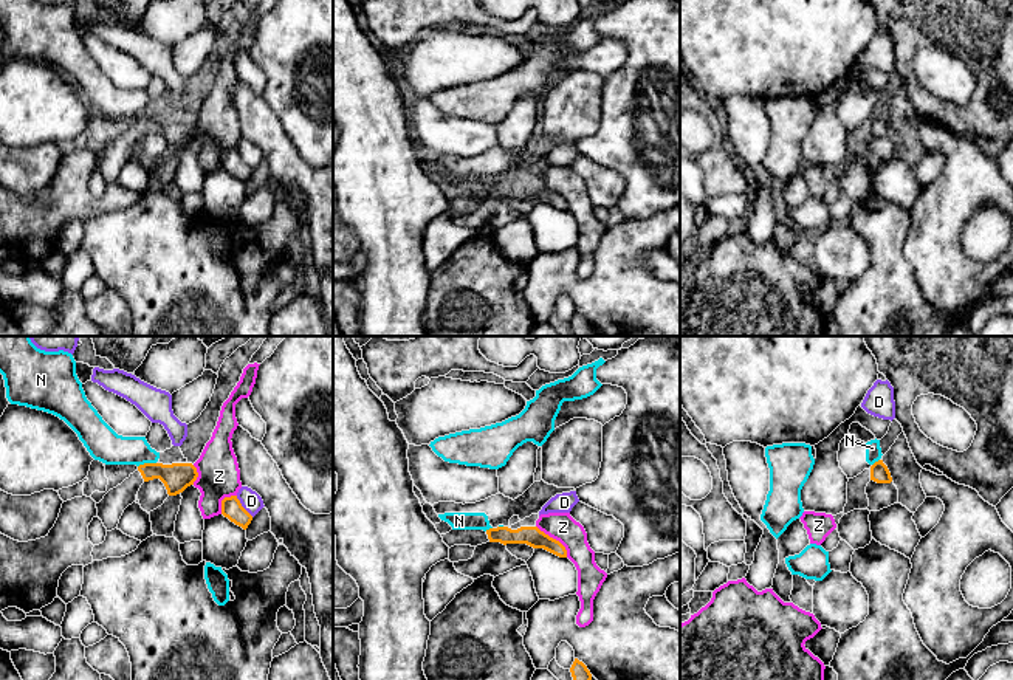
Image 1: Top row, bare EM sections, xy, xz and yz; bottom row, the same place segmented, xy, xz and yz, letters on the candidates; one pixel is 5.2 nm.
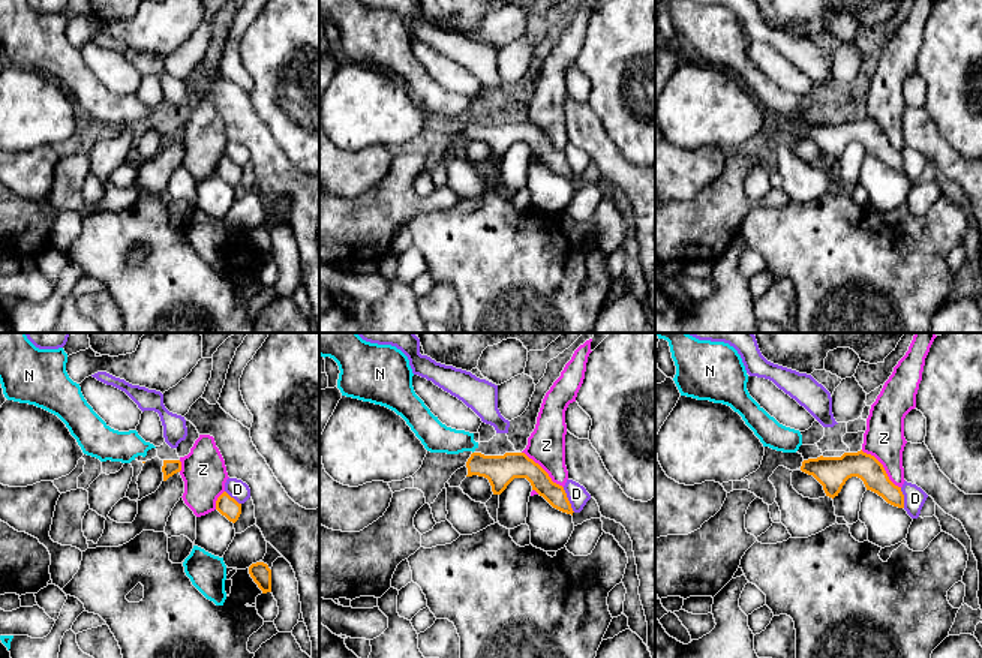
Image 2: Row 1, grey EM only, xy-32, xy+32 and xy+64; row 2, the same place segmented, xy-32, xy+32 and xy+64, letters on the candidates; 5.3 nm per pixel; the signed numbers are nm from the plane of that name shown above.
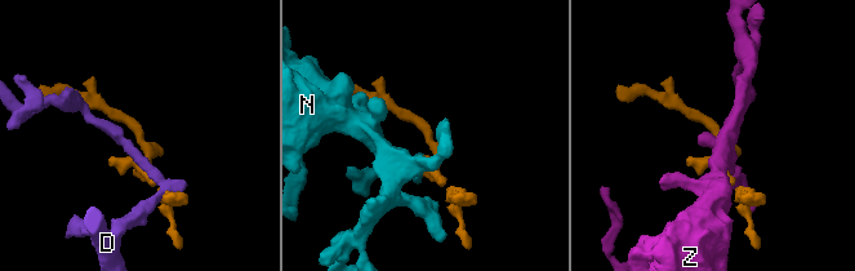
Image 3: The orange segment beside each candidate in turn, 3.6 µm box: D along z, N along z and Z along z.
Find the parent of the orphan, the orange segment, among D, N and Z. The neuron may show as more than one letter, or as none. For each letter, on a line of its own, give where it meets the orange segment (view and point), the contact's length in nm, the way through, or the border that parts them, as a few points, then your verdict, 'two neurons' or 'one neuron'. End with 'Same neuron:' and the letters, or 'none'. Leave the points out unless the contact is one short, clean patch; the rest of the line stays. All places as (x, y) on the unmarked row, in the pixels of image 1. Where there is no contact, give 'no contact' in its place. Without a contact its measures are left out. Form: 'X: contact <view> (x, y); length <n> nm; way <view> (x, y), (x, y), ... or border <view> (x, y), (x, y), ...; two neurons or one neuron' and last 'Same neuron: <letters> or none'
D: contact xy (242, 160); length 140 nm; two neurons
N: contact xy (146, 116); length 100 nm; two neurons
Z: contact xz (555, 192); length 240 nm; two neurons
Same neuron: none

